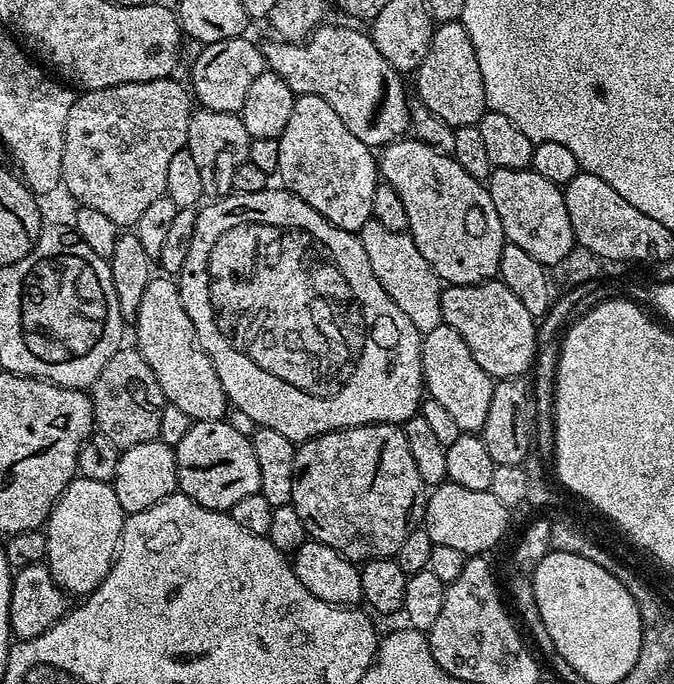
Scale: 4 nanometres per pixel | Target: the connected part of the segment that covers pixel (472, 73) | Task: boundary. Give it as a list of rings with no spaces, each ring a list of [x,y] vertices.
[[[459,20],[435,25],[432,45],[416,68],[414,79],[419,103],[452,129],[479,125],[480,119],[489,111],[486,90],[482,86],[482,70],[478,70],[478,54],[474,54],[474,42],[470,42],[470,34],[466,34]]]

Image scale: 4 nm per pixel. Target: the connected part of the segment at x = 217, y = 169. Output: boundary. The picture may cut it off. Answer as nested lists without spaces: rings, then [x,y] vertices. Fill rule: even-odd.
[[[205,108],[193,111],[186,151],[198,166],[198,175],[202,178],[205,197],[219,198],[233,195],[234,174],[238,166],[242,166],[242,162],[248,160],[252,142],[252,136],[246,134],[246,126],[237,113],[215,112]]]

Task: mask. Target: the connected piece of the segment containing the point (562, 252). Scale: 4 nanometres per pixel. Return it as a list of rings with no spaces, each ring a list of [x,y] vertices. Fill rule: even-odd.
[[[493,168],[486,181],[494,210],[502,218],[502,230],[507,243],[520,246],[545,266],[563,265],[576,244],[576,235],[566,214],[566,202],[561,185],[542,178],[542,174],[527,168]]]

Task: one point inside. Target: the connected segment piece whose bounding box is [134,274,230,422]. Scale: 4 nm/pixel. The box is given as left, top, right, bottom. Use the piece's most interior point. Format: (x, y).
(165, 336)

